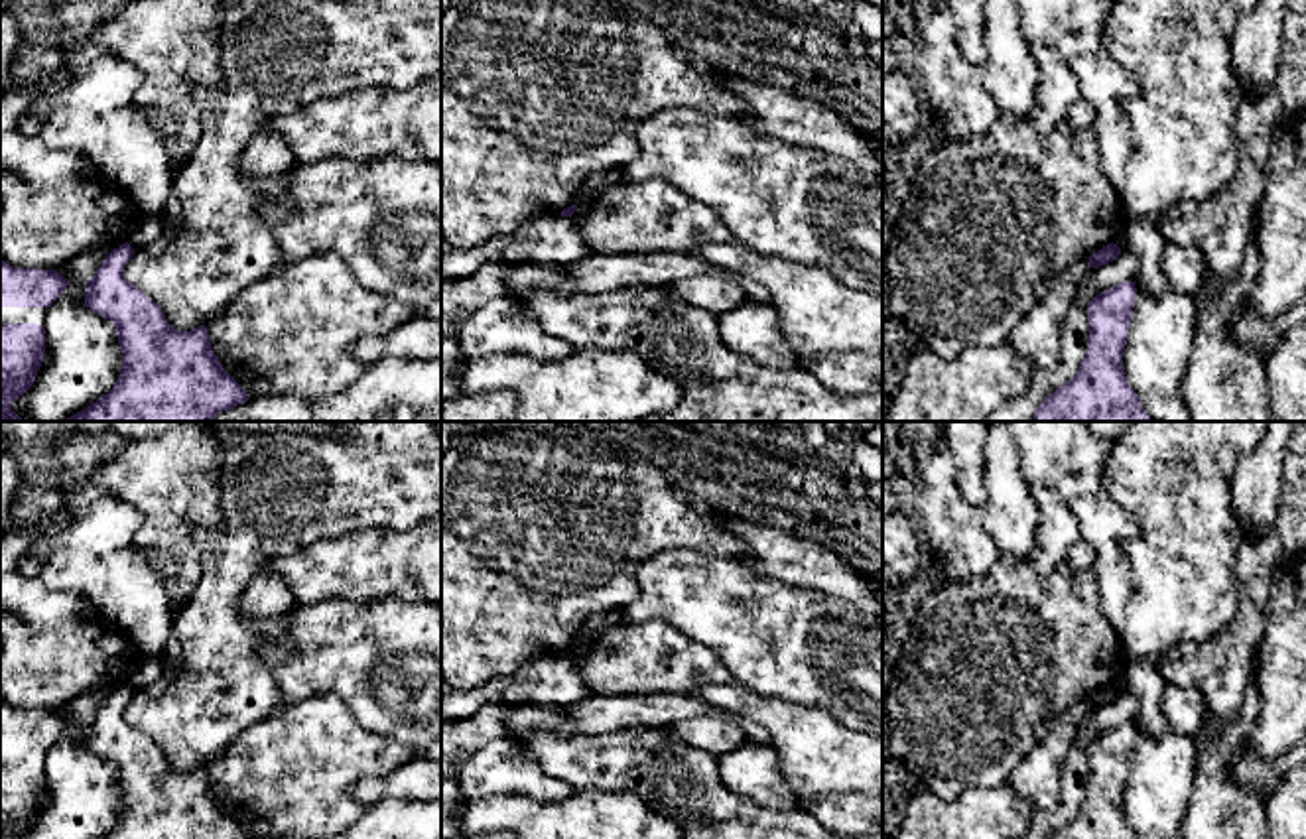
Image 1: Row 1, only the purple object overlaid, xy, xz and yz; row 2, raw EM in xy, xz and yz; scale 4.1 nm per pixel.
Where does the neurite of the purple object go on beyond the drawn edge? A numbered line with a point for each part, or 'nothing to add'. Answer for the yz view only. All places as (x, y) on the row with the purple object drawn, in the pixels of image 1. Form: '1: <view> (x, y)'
nothing to add

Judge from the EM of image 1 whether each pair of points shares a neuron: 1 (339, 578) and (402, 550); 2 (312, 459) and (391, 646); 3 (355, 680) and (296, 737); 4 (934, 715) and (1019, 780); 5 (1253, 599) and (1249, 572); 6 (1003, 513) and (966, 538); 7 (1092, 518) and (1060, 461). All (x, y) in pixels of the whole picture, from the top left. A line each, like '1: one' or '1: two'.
1: one
2: two
3: two
4: two
5: one
6: two
7: one

